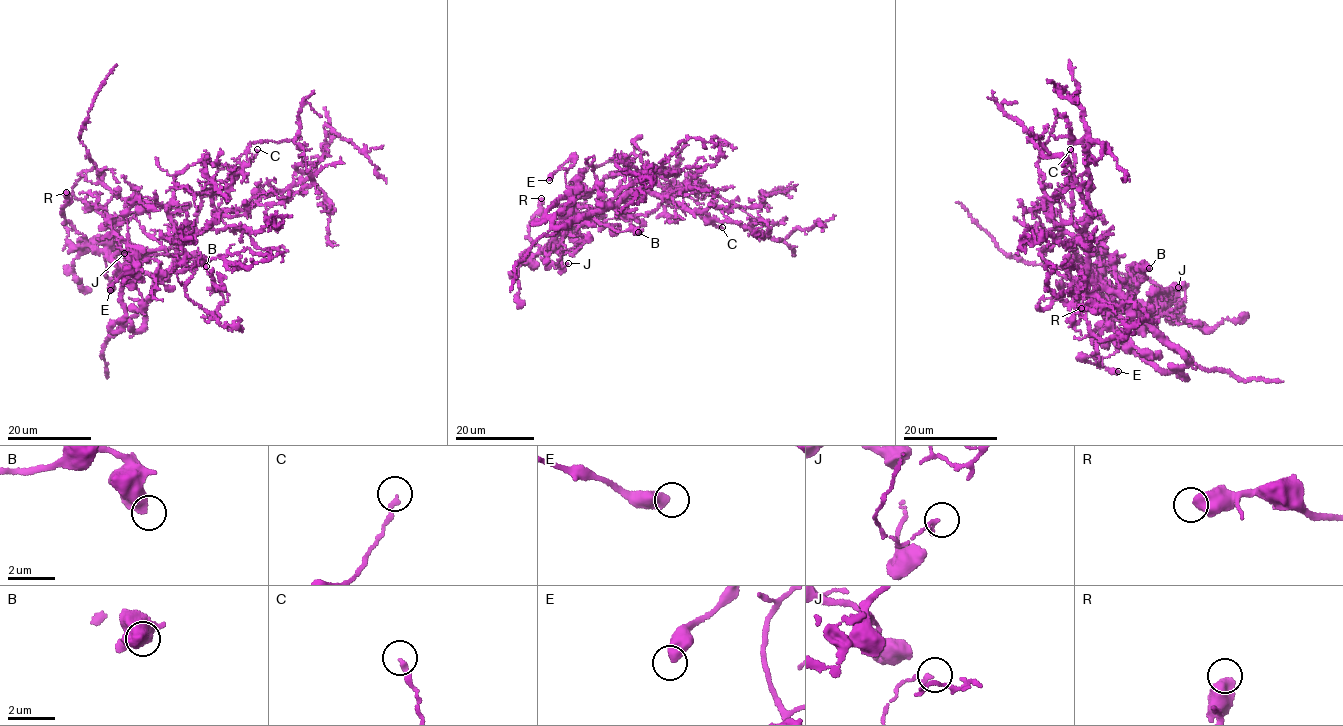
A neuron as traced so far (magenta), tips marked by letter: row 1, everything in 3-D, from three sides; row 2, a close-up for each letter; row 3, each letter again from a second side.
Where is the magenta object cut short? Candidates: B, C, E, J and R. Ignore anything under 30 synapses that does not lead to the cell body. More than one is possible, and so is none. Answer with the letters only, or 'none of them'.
none of them

